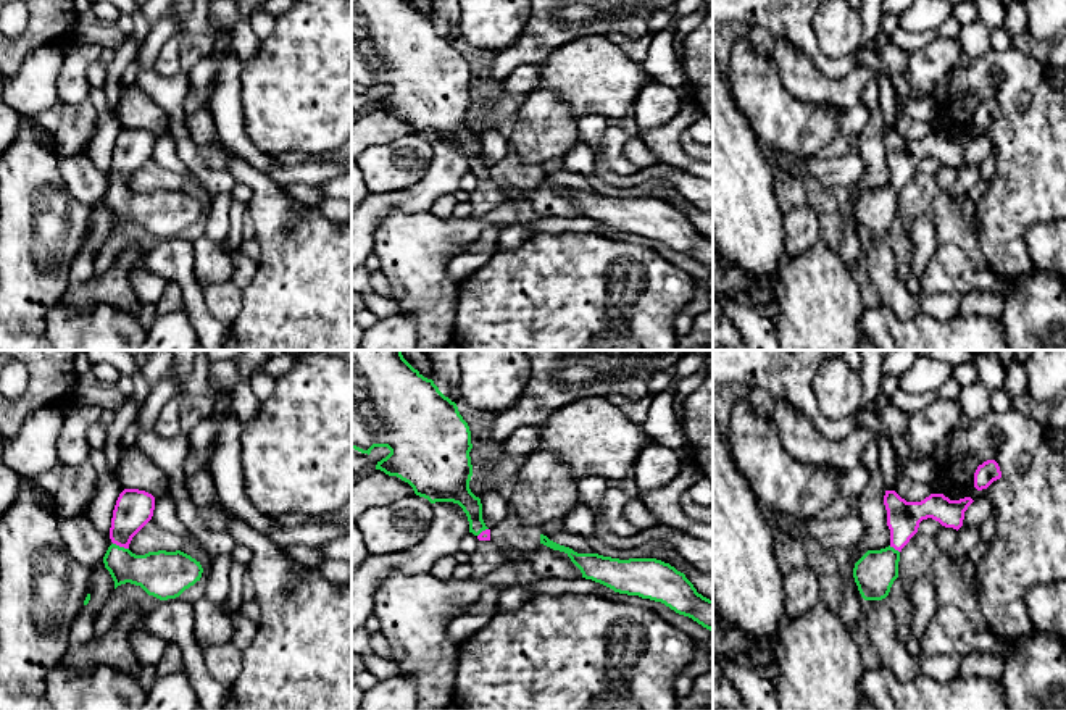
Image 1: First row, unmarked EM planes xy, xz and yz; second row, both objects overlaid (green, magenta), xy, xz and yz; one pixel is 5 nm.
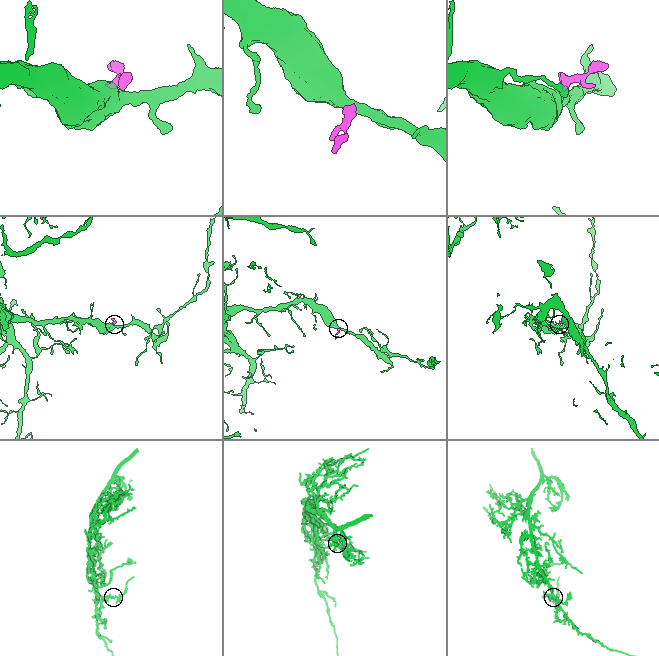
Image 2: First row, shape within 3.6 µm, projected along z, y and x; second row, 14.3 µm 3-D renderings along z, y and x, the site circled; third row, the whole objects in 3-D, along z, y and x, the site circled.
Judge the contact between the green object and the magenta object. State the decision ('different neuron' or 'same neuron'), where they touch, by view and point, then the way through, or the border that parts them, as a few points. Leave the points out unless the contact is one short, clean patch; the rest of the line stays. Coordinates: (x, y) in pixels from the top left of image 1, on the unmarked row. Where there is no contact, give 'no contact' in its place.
same neuron; contact xy (121, 186); way xy (163, 213), (141, 208), (121, 186), (121, 170), (134, 147)

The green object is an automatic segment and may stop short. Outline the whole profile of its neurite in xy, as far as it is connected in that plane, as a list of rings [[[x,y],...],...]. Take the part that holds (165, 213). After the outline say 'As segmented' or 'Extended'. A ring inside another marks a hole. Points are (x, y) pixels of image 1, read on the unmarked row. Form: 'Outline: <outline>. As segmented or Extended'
Outline: [[[124,127],[119,132],[110,166],[110,178],[113,182],[108,186],[103,195],[103,202],[115,219],[115,228],[121,223],[131,221],[140,224],[148,234],[153,234],[160,239],[176,237],[185,228],[200,219],[203,207],[200,200],[181,189],[158,189],[148,190],[145,194],[135,194],[129,189],[132,176],[152,158],[153,148],[155,136],[145,129]]]. Extended

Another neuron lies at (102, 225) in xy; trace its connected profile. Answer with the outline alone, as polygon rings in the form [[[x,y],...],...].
[[[103,198],[94,207],[90,216],[90,239],[84,244],[71,263],[68,287],[79,286],[94,278],[94,261],[102,245],[115,231],[115,219]]]

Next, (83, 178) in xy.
[[[79,152],[60,160],[61,179],[68,190],[82,203],[95,207],[113,182],[110,173],[100,171],[89,155]]]

